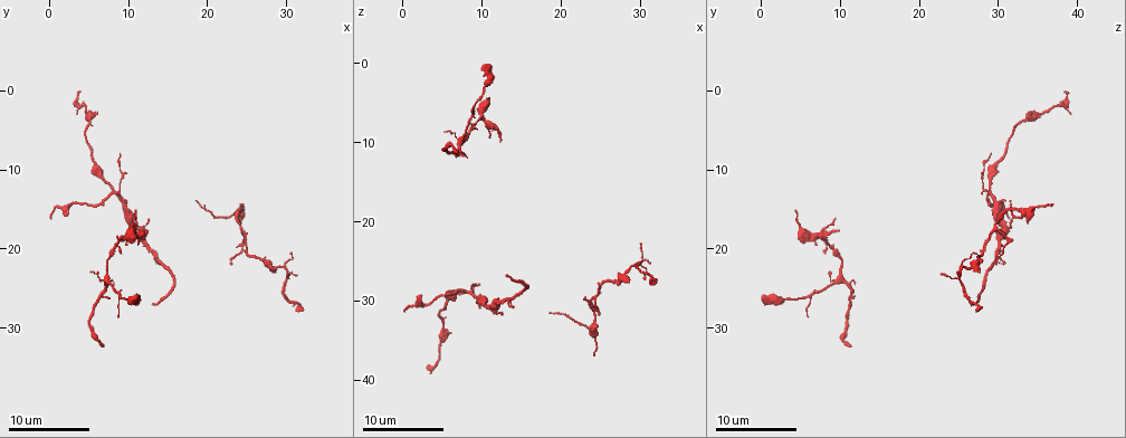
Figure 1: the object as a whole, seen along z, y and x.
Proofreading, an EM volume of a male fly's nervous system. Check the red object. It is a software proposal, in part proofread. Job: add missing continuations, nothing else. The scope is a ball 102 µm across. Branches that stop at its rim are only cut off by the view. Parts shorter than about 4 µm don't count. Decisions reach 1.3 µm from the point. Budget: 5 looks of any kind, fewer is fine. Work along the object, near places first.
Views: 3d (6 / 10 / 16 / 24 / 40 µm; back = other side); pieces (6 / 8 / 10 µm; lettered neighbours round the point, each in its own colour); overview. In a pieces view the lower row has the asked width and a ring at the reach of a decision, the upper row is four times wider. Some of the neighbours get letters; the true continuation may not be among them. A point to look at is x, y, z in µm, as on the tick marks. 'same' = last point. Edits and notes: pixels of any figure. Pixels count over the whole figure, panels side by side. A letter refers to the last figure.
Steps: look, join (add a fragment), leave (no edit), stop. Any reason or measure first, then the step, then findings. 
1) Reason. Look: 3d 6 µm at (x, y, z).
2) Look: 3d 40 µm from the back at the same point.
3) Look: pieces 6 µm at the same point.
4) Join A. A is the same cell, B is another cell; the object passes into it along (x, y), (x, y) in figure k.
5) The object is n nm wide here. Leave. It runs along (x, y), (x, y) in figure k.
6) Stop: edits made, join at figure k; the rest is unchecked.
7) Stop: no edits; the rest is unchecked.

Long arm stops here. Look: pieces 8 µm at (11.0, 15.5, 4.5).

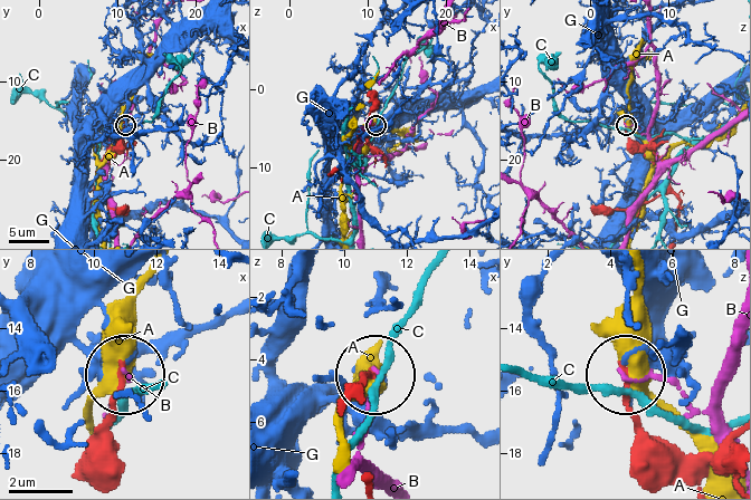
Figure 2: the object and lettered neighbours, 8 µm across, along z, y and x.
Leave. A, B, C and G are other cells; no lettered fragment goes on from it.

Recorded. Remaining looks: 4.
Free end. Look: 3d 6 µm at (12.0, 18.0, 10.0).

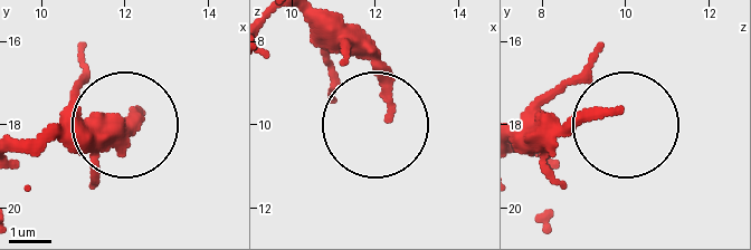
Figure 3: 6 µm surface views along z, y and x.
What lies round it. Look: pieces 10 µm at (12.30, 17.65, 9.80).

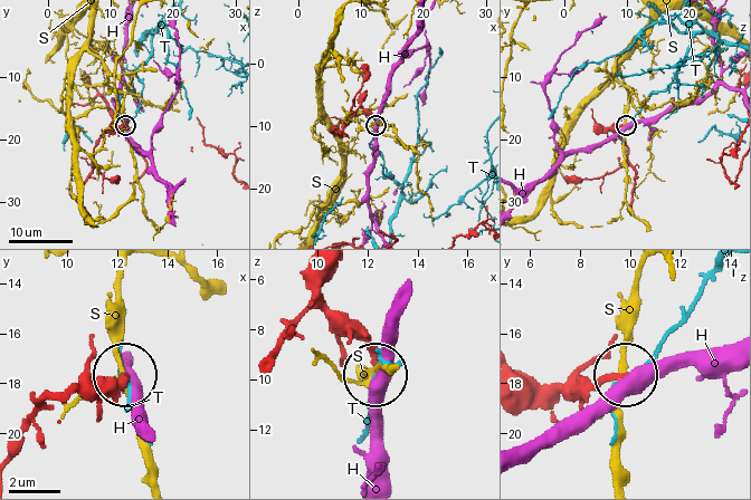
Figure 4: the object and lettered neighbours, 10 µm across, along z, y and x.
The object is 160 nm wide here. Leave. H, S and T are other cells; no lettered fragment goes on from it.

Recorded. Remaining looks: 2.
Branch stops here. Look: pieces 8 µm at (11.0, 26.0, 0.0).

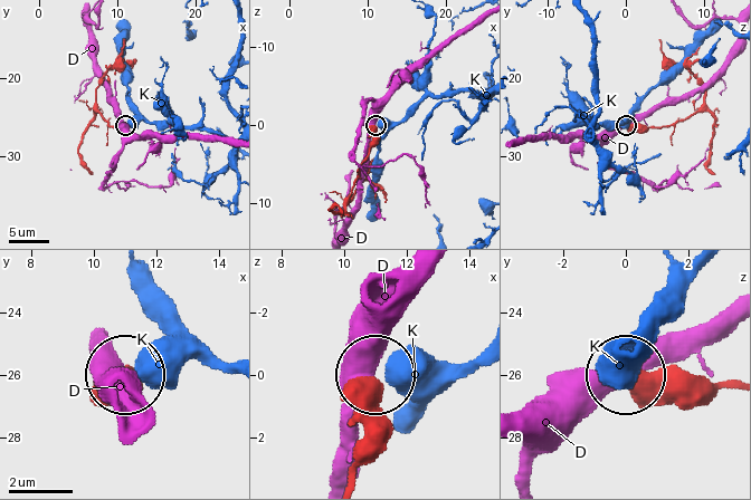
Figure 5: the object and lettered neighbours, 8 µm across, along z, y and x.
Leave. D and K are other cells; no lettered fragment goes on from it.

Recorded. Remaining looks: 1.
Stop: no edits; the rest is unchecked.

